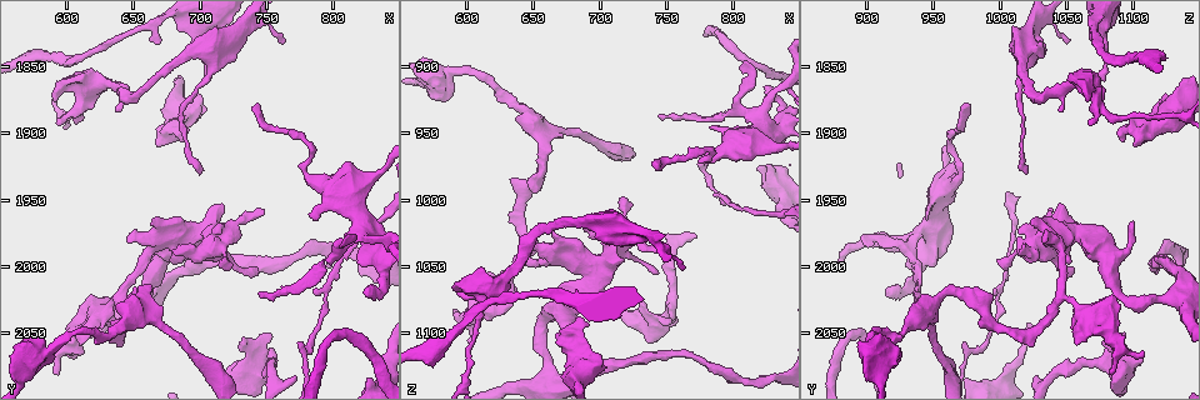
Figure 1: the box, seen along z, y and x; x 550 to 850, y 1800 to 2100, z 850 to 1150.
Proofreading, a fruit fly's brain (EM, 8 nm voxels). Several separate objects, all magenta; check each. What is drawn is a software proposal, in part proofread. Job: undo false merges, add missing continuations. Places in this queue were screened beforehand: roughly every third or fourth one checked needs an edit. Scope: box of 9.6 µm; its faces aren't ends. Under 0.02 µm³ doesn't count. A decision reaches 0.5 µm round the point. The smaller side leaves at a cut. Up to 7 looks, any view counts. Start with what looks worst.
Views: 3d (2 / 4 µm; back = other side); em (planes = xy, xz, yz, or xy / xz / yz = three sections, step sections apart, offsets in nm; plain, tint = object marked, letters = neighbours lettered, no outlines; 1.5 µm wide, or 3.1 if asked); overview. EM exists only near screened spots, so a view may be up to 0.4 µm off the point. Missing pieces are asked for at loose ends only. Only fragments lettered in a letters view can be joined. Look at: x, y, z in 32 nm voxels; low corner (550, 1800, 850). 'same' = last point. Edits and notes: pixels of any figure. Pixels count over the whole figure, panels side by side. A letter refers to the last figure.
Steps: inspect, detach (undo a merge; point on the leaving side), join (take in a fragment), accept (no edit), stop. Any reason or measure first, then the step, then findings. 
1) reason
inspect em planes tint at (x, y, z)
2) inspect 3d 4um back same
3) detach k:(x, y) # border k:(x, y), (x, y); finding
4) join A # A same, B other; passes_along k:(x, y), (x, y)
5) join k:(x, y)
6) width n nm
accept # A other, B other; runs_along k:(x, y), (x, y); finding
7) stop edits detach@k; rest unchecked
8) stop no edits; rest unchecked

inspect 3d 4um at (670, 1910, 1098)

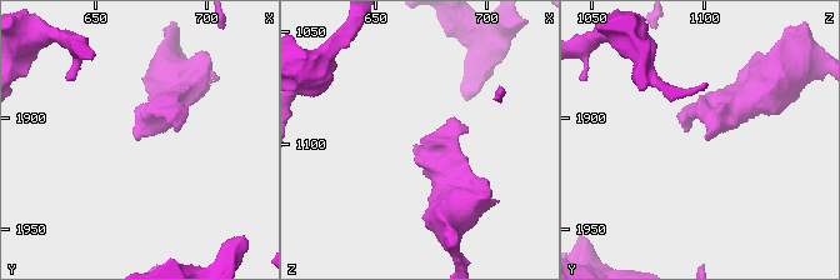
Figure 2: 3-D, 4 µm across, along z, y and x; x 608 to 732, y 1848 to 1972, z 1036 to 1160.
inspect em planes letters at (668, 1908, 1099)

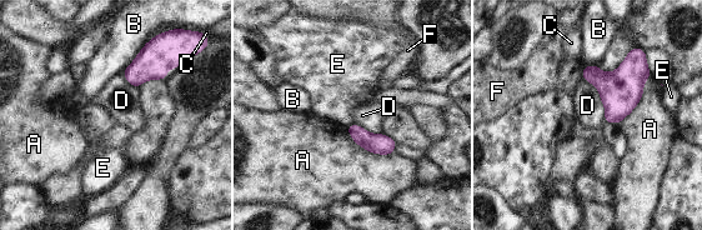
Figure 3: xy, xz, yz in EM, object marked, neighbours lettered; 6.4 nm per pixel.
accept # A other, B other, C other, D other, E other, F other; border 3:(351, 123), (346, 128); none of them fits

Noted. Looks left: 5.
branch stops here
inspect em planes letters at (822, 2002, 950)

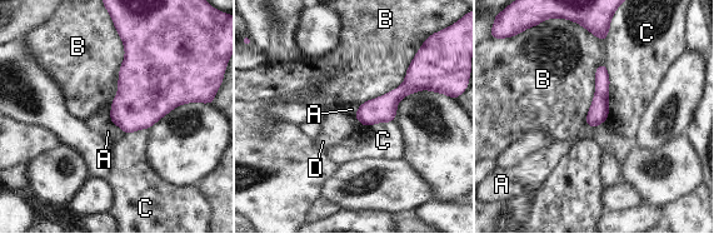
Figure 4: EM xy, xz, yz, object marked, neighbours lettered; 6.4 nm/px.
accept # A other, B other, C other, D other; runs_along 4:(437, 89), (410, 84), (358, 115); no lettered fragment goes on from it

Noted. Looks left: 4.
branch stops here
inspect em yz step 4 letters at (572, 1840, 1124)

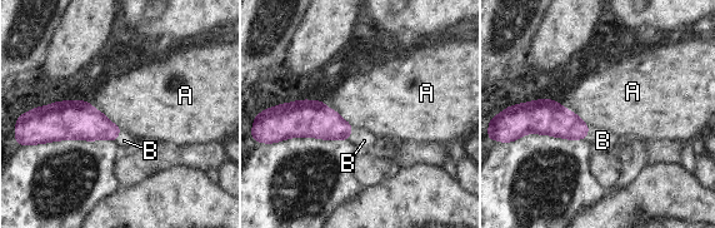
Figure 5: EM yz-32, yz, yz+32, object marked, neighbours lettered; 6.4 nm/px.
inspect em planes letters same

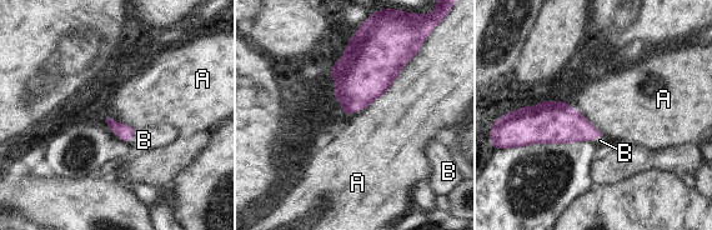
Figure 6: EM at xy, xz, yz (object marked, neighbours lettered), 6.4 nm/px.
join B # A other, B same; the neuron continues

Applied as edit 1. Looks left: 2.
stop edits join@6; rest unchecked

